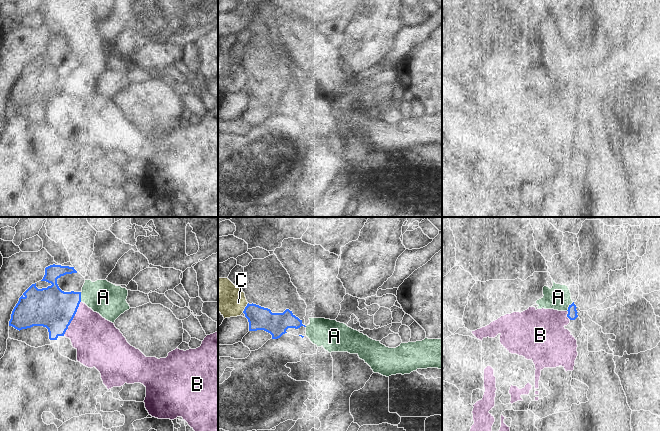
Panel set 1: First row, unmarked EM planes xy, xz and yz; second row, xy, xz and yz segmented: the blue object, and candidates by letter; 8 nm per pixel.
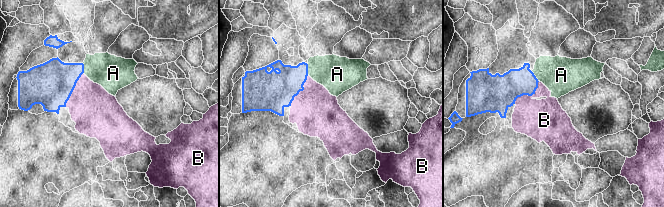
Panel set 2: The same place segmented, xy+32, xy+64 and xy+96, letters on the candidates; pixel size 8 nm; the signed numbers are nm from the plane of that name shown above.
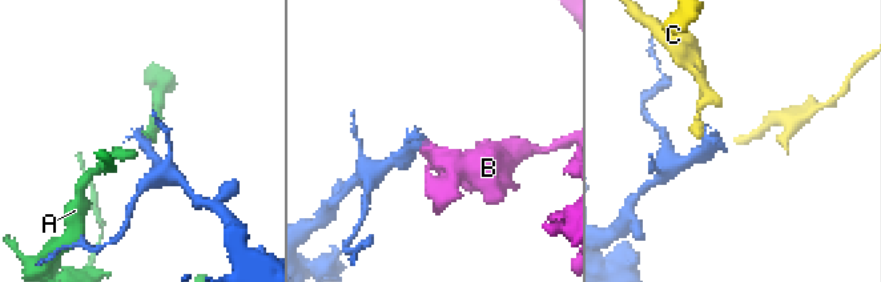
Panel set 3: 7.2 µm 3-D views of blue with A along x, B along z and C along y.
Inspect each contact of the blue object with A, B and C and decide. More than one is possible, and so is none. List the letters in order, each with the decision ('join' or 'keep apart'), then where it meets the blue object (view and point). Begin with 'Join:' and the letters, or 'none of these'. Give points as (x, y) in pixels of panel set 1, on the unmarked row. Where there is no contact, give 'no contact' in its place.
Join: none of these
A: keep apart; meets blue in xy at (80, 73)
B: keep apart; meets blue in xy at (73, 93)
C: keep apart; meets blue in xz at (245, 84)

